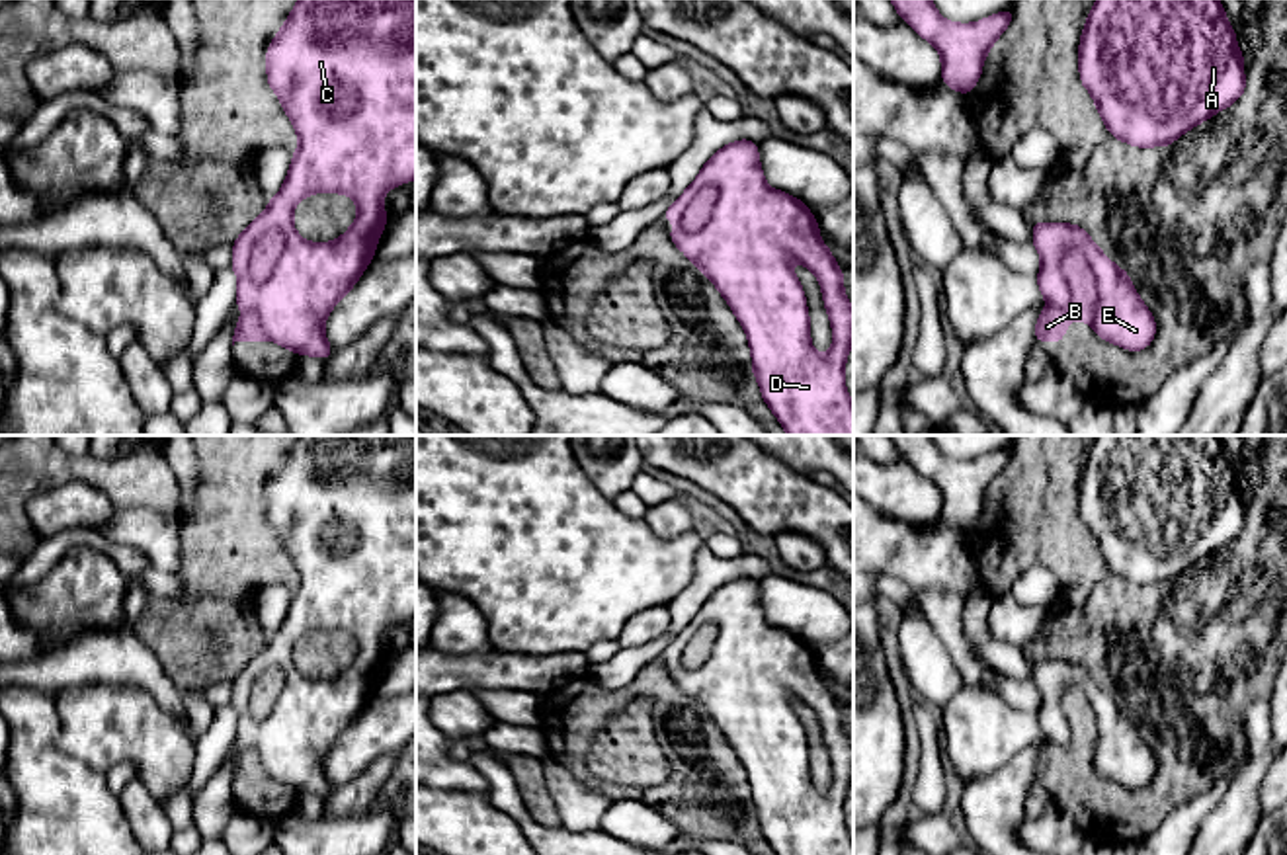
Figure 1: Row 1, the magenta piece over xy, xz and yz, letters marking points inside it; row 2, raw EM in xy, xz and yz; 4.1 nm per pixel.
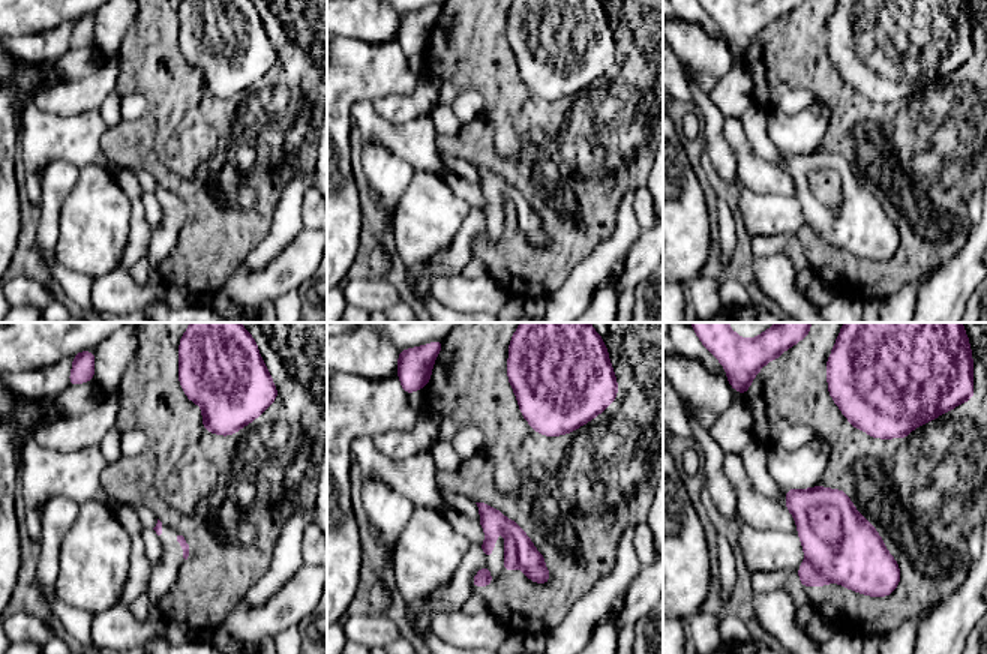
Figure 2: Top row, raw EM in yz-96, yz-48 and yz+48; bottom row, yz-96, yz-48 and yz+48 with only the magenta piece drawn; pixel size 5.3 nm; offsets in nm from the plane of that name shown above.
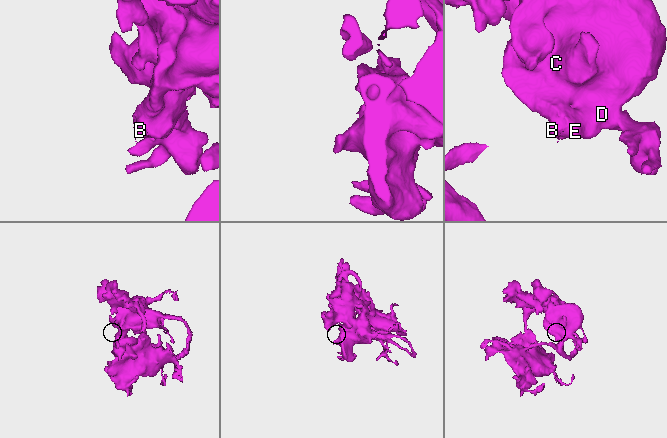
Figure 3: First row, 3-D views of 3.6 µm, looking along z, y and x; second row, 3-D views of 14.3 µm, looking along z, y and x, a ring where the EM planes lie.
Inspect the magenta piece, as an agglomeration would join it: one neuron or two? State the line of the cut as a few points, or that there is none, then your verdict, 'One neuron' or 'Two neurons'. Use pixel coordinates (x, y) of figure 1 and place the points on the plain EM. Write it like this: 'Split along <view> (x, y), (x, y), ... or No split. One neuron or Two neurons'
Split along yz (1069, 686), (1082, 692), (1092, 711), (1090, 760). Two neurons

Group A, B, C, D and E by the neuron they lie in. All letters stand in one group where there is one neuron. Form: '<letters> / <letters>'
A C D E / B

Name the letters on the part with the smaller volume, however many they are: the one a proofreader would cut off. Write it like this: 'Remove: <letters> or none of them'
Remove: B

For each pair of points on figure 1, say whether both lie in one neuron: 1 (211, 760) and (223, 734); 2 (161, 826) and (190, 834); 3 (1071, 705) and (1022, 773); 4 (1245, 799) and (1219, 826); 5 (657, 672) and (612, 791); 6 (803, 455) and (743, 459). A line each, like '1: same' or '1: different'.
1: same
2: different
3: different
4: same
5: same
6: different

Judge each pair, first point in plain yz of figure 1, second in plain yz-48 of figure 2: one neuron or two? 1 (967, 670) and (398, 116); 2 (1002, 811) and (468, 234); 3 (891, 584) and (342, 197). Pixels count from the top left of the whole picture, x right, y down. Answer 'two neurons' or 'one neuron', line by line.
1: one neuron
2: one neuron
3: two neurons

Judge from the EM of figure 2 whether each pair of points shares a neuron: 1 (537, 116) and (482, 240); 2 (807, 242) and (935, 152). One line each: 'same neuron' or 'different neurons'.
1: same neuron
2: same neuron

